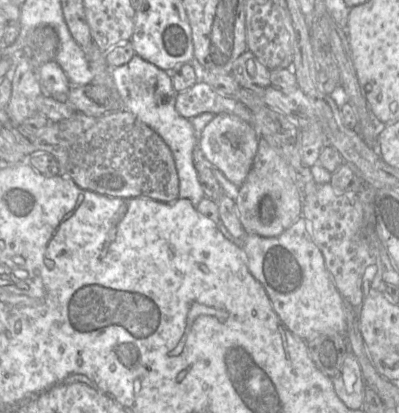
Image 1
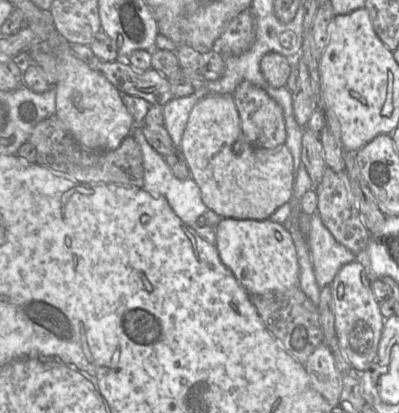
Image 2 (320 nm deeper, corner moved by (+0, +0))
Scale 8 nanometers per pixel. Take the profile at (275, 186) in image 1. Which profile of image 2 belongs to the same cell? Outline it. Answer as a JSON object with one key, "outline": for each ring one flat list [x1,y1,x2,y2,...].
{"outline":[[242,81,232,93,246,140,258,148,272,149,286,142,282,107,262,88]]}

